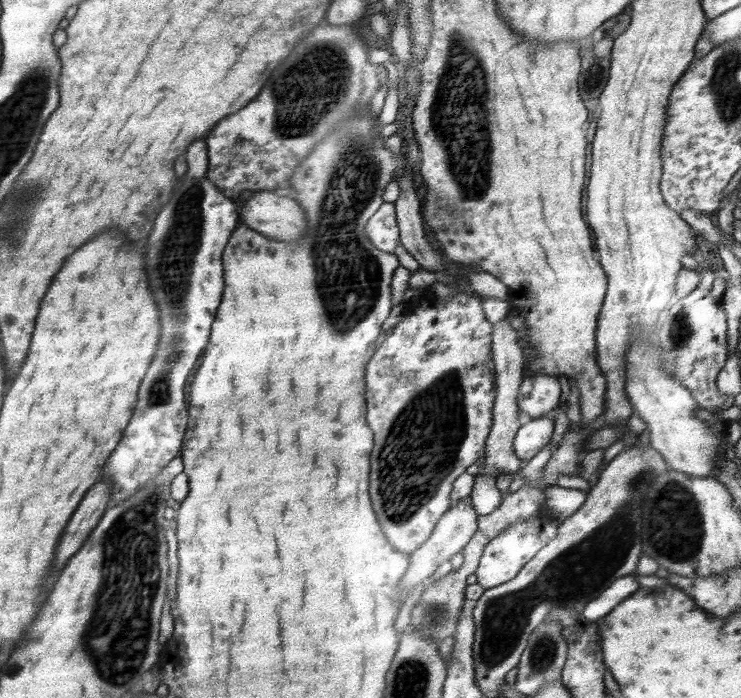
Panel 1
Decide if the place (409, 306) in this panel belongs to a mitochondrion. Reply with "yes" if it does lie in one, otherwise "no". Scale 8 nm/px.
no

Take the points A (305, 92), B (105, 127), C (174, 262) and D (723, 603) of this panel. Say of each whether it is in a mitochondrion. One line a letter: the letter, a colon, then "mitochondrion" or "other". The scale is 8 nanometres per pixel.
A: mitochondrion
B: other
C: mitochondrion
D: other

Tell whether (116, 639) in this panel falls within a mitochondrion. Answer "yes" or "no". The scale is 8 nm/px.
yes

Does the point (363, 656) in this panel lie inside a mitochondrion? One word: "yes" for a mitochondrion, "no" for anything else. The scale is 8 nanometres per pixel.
no

